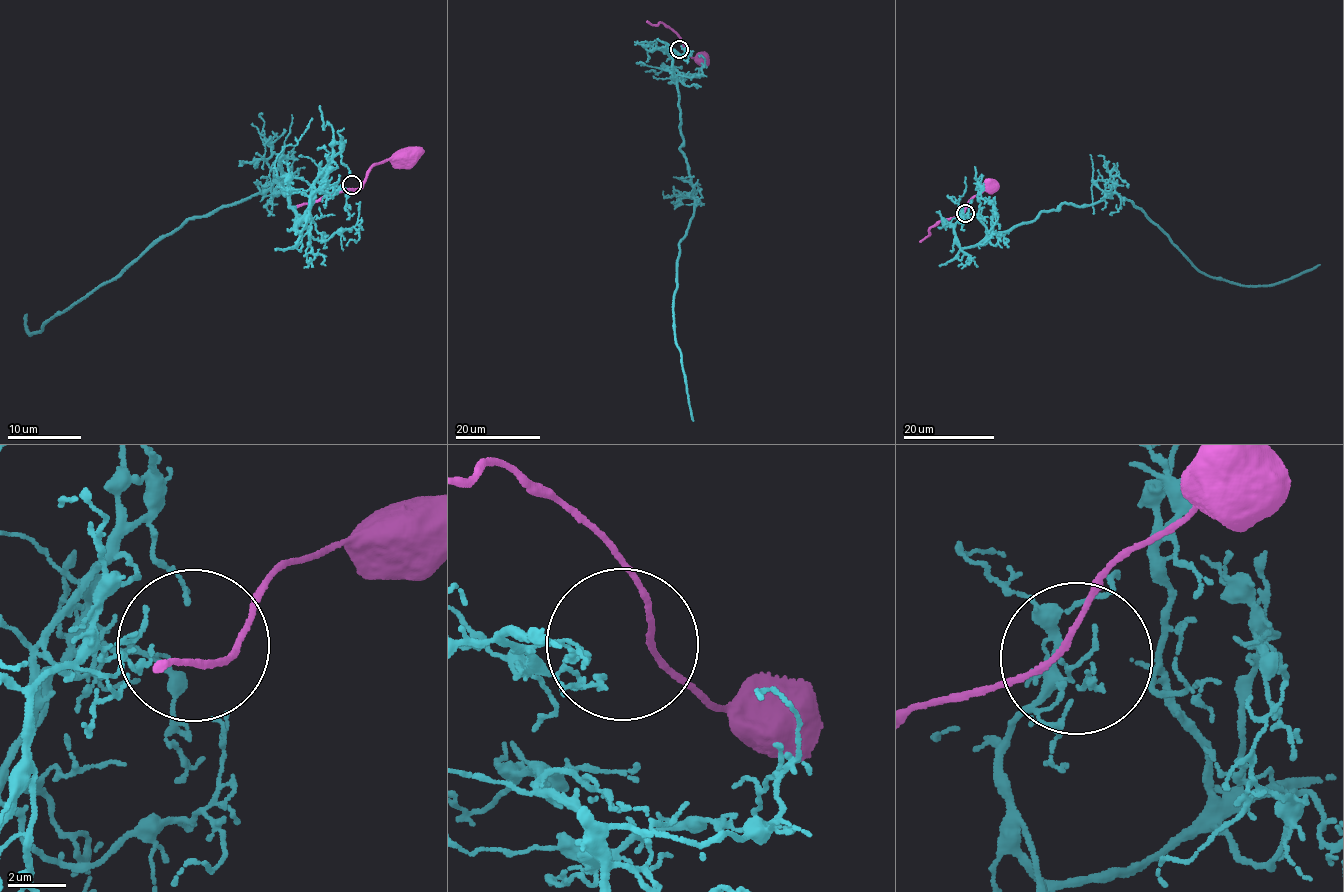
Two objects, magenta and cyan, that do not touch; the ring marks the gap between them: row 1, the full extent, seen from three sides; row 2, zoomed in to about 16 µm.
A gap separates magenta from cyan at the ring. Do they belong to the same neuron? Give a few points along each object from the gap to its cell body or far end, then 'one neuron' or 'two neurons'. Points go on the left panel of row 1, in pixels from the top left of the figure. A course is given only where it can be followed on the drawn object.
magenta via (361, 184), (378, 163), (389, 159), (406, 165), (408, 158) | cyan via (341, 186), (317, 190), (296, 233), (273, 182), (184, 222), (29, 335), (26, 314) | one neuron

